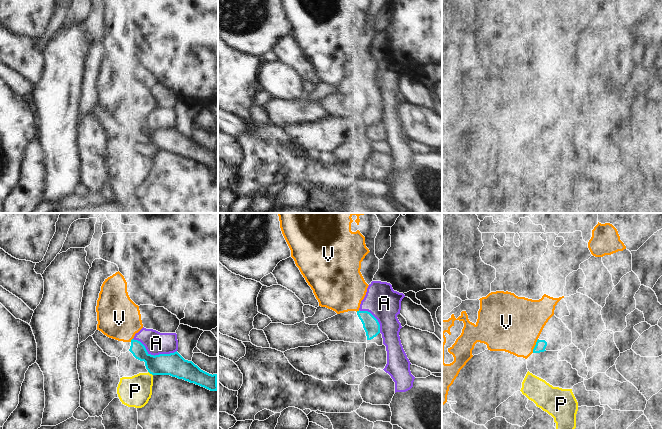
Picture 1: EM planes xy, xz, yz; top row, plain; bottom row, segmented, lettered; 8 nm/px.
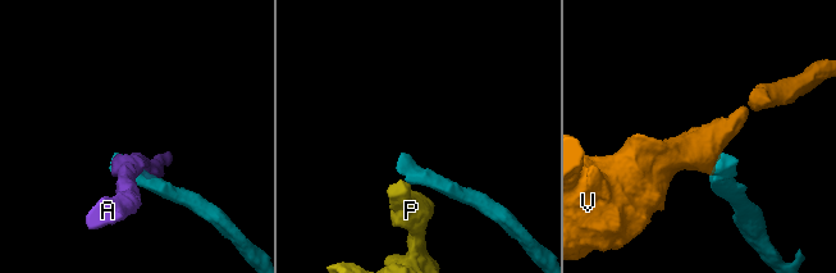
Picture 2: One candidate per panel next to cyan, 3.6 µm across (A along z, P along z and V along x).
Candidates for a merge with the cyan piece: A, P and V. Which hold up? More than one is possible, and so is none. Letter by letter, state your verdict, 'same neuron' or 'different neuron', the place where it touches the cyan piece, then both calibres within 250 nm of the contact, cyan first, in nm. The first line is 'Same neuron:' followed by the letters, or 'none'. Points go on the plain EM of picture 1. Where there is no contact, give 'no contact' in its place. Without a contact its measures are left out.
Same neuron: none
A: different neuron; meets cyan in xy at (153, 131); 190 nm thick on the cyan side, 180 nm on the other
P: different neuron; meets cyan in xy at (150, 149); 190 nm thick on the cyan side, 240 nm on the other
V: different neuron; meets cyan in yz at (535, 122); 90 nm thick on the cyan side, 460 nm on the other

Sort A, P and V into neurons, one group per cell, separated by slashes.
A / P / V

